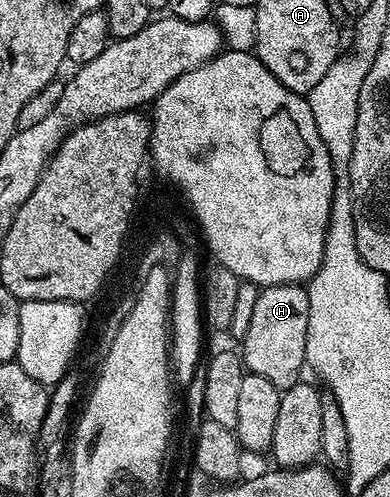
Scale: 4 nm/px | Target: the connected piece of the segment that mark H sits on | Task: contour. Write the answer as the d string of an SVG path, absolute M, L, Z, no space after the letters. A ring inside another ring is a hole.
M266 285L255 299L250 326L243 338L245 346L239 349L243 365L248 372L263 375L267 383L279 390L286 390L302 380L301 369L305 364L305 340L307 339L307 307L309 291L300 285Z

